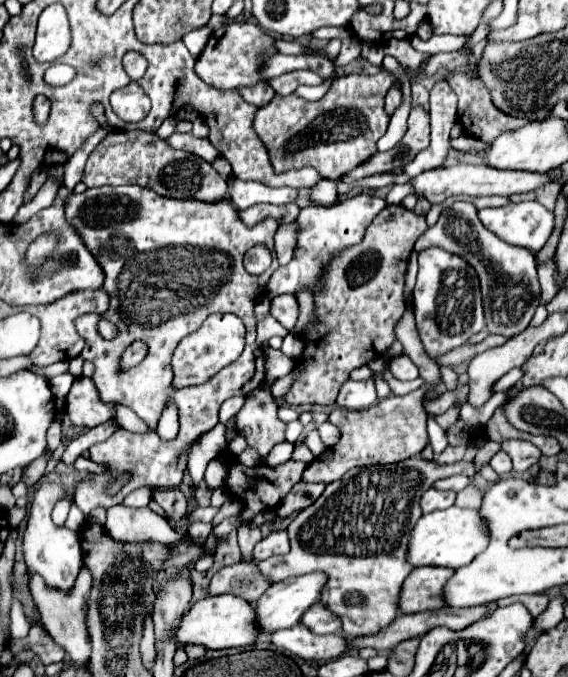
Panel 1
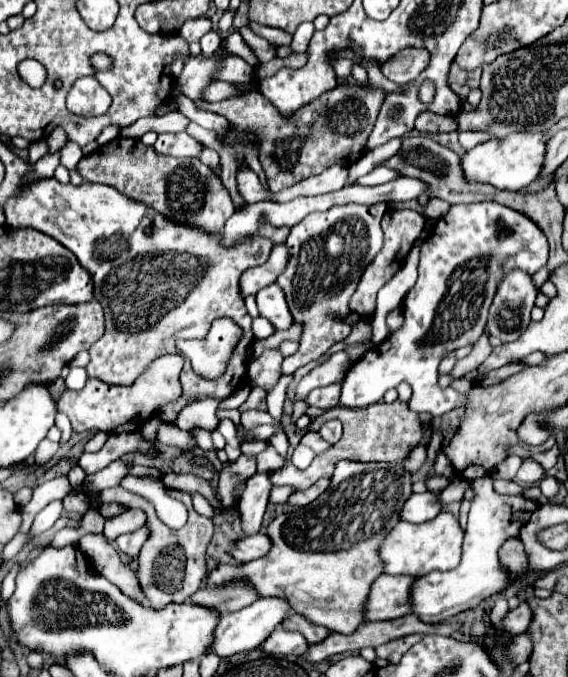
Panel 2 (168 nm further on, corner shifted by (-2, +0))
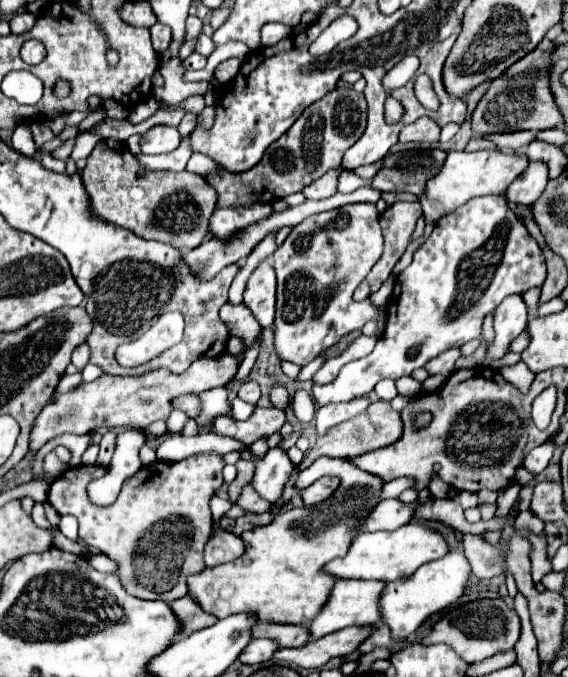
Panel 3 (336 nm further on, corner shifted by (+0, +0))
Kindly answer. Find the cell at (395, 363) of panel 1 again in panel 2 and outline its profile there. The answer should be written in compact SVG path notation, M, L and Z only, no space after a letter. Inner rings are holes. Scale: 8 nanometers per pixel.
M495 201L453 205L449 213L441 217L437 225L433 225L431 235L423 243L421 261L419 261L419 279L403 301L403 313L405 313L403 327L391 333L381 345L365 353L363 359L355 361L355 365L349 369L341 385L341 405L359 409L371 403L379 403L387 389L397 387L401 381L407 381L413 387L413 397L409 399L409 407L417 413L431 413L433 417L439 417L451 409L467 407L467 395L457 392L452 387L441 388L437 385L437 367L441 359L463 345L469 343L473 345L483 335L489 305L495 297L497 285L505 275L505 271L521 269L533 275L537 269L541 269L547 263L547 253L549 253L549 245L547 239L543 237L543 231L535 225L535 221L531 221L523 213L499 205Z

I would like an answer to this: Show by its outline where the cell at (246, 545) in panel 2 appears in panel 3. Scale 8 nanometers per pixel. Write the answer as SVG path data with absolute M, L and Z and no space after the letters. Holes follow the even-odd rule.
M215 529L213 535L209 537L205 545L205 565L207 567L217 567L221 563L229 563L245 553L245 545L241 537L225 531L225 529Z

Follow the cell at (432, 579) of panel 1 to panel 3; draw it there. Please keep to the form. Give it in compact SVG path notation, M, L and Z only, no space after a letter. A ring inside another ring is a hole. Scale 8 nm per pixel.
M337 581L333 585L333 593L329 595L329 601L321 607L321 613L311 621L309 625L309 633L313 639L319 639L323 635L329 635L333 631L339 631L339 629L345 629L345 627L351 627L351 625L369 625L373 621L379 621L379 607L377 607L377 599L379 599L379 593L383 589L385 583L381 581Z

